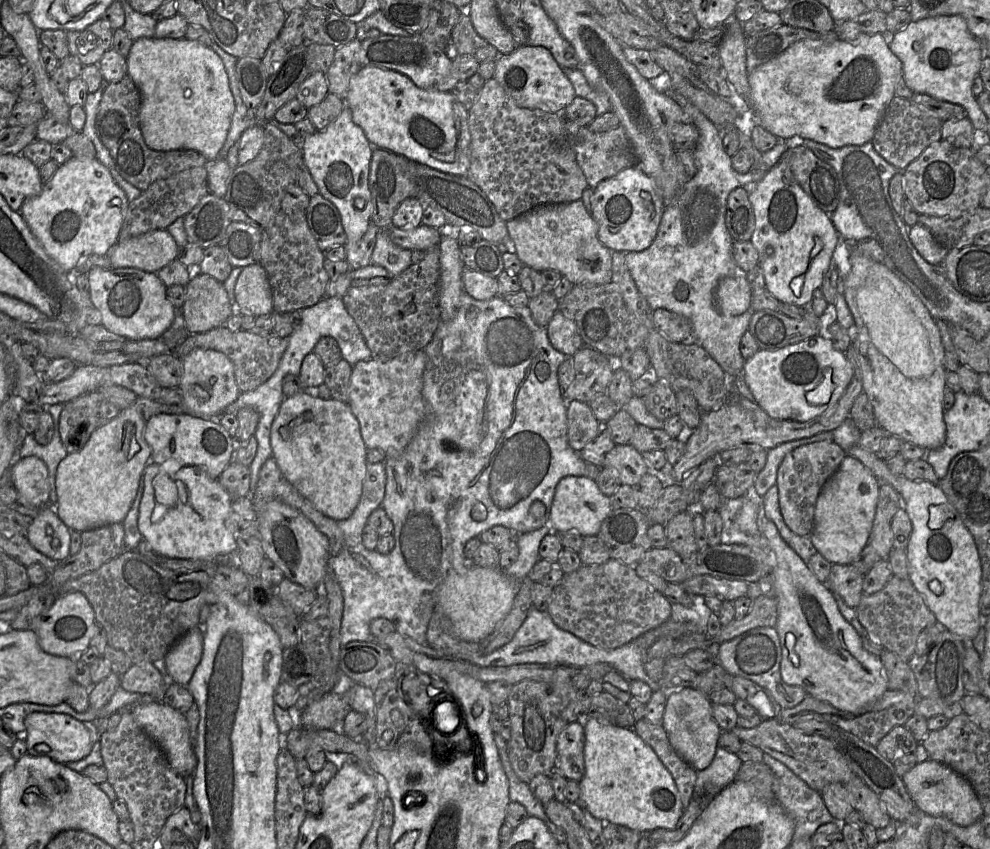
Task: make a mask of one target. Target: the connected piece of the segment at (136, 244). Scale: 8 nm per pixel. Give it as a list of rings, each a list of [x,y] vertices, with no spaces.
[[[166,229],[149,231],[118,241],[106,254],[113,268],[136,268],[157,273],[178,258],[180,247]]]

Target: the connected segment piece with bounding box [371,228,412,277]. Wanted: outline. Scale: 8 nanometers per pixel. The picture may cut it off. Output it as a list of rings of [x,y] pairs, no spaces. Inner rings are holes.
[[[380,228],[376,236],[371,264],[384,267],[393,277],[411,264],[411,250],[396,245],[390,238],[388,228]]]

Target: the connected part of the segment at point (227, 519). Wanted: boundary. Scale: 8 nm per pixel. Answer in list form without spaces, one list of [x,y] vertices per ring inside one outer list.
[[[175,459],[162,464],[150,462],[143,471],[144,491],[140,503],[138,528],[151,546],[168,558],[208,560],[238,549],[240,528],[232,508],[232,500],[219,480],[212,479],[204,468],[188,466]]]

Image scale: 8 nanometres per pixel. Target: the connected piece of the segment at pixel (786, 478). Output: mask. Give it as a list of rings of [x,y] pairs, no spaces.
[[[823,440],[799,446],[783,458],[777,471],[775,485],[778,487],[781,514],[792,532],[799,536],[810,536],[819,494],[846,455],[835,442]]]

